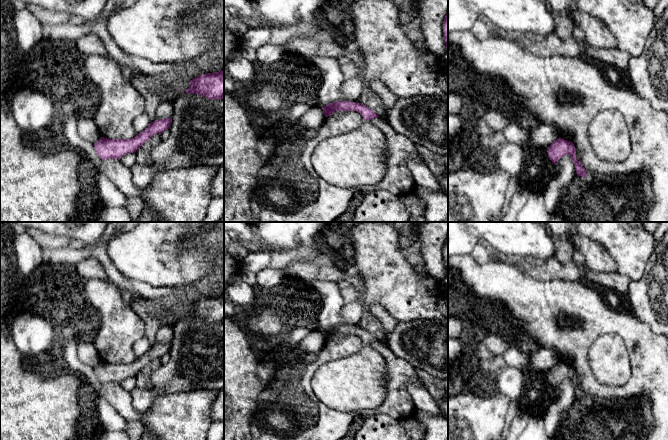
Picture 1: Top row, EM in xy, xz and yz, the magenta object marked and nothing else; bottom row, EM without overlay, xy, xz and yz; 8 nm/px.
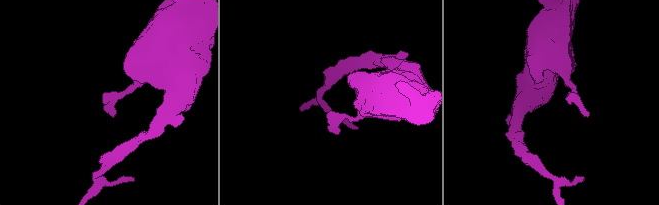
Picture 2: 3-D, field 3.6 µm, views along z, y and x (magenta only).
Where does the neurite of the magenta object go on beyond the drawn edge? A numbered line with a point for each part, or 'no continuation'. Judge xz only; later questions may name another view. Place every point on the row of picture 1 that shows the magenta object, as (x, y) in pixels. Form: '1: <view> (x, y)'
no continuation

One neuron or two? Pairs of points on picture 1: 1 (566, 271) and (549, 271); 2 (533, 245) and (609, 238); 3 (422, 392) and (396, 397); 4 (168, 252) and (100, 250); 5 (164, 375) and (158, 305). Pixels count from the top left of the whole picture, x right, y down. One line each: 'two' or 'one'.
1: one
2: two
3: two
4: two
5: one

